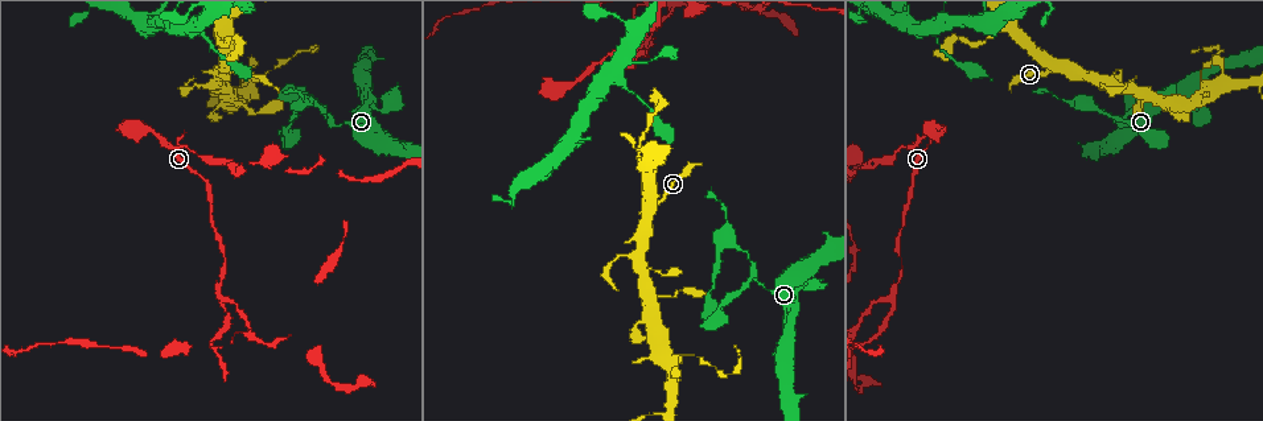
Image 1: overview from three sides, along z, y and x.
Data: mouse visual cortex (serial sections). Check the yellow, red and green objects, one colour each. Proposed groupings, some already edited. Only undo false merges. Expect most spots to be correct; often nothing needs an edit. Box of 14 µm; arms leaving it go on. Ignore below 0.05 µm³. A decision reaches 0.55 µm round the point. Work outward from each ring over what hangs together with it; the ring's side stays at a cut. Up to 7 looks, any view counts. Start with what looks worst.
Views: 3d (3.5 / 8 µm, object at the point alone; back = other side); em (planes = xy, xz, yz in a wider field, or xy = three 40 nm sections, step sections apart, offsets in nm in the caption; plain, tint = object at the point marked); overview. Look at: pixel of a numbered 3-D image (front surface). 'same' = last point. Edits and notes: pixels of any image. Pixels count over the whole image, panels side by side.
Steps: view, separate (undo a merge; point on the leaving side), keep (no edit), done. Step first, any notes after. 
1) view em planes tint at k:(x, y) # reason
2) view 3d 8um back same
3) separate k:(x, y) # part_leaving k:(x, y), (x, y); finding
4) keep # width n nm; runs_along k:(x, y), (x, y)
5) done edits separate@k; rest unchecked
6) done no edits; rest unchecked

view 3d 3.5um back at 1:(896, 295) # a fork

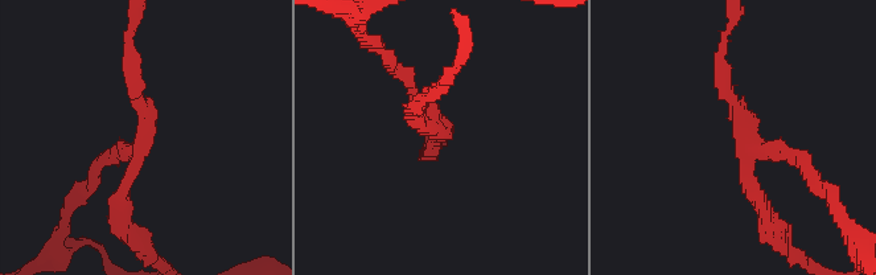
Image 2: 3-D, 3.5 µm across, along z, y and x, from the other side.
view em planes tint at 2:(438, 129) # arms 3; arm_widths 150, 200, 200 nm

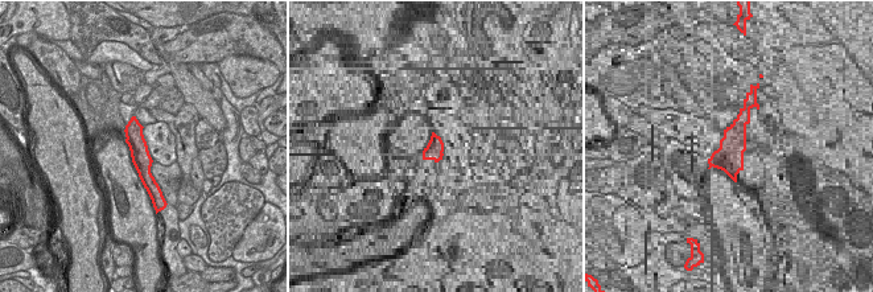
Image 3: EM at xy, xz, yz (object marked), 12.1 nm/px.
separate 2:(790, 154) # part_leaving 2:(749, 144), (800, 160), (834, 201); two cells meet here

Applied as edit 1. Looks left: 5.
view overview # redraw

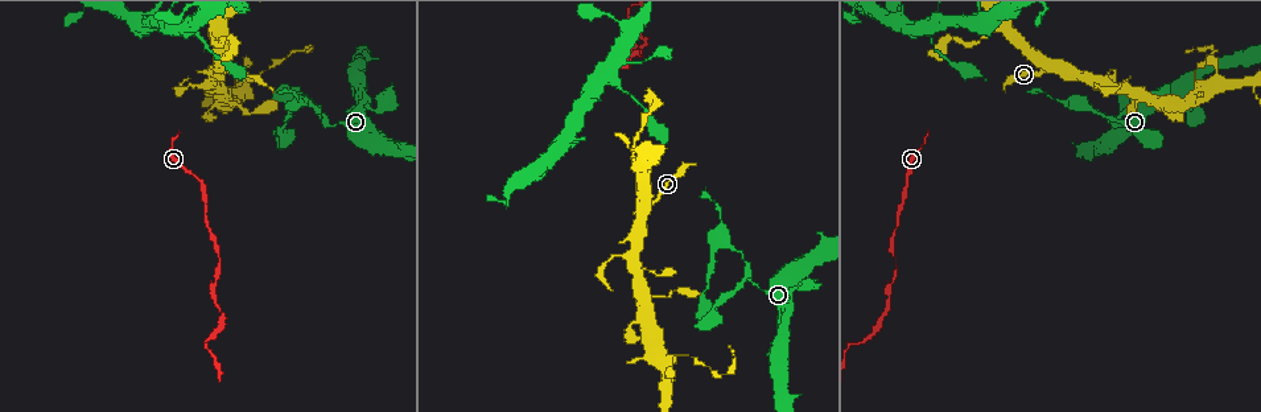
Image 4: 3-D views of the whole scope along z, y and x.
view 3d 3.5um at 4:(1048, 69) # arms part here

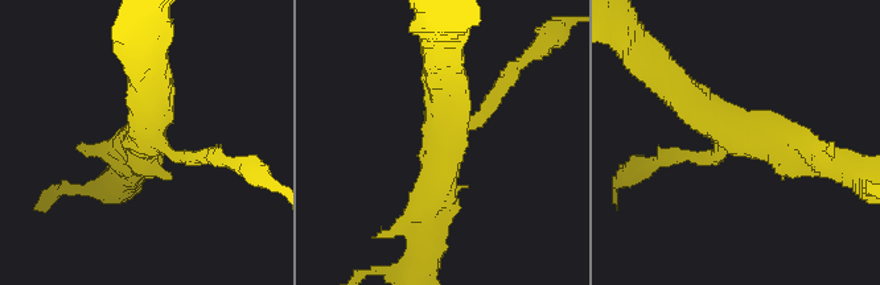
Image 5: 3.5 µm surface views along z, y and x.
keep # runs_along 5:(508, 78), (441, 143), (426, 214); continuous, no second cell

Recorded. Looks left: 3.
view 3d 3.5um at 4:(242, 90) # arms part here

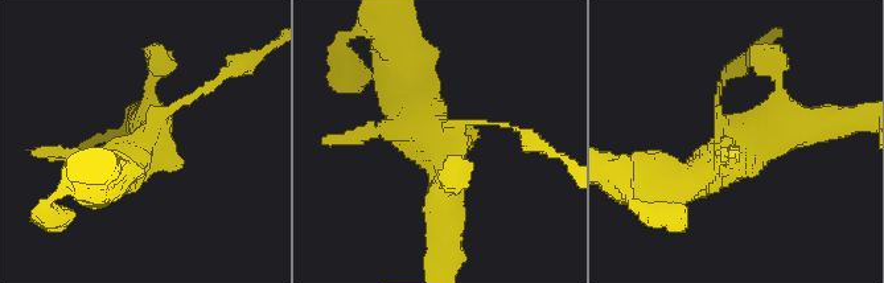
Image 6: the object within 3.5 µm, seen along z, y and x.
view em xy step 5 tint at 6:(730, 143) # shape alone is not enough

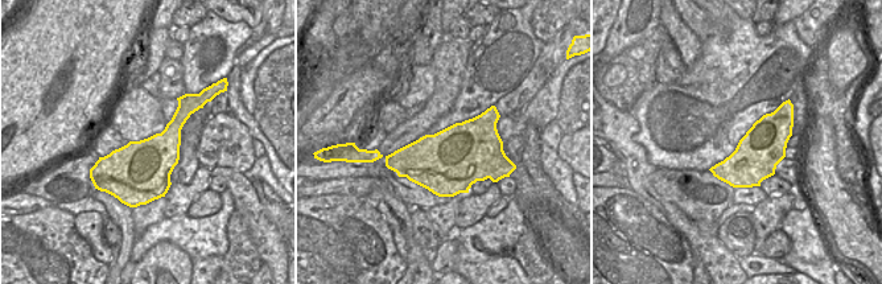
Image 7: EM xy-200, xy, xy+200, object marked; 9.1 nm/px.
keep # runs_along 6:(670, 177), (815, 124); all the same cell

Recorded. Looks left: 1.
done edits separate@2; rest unchecked

